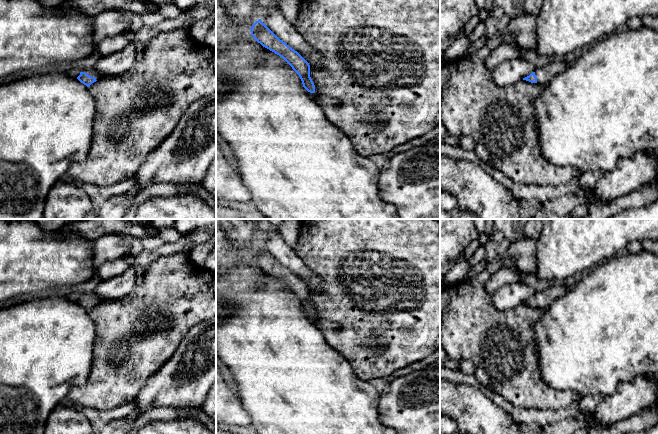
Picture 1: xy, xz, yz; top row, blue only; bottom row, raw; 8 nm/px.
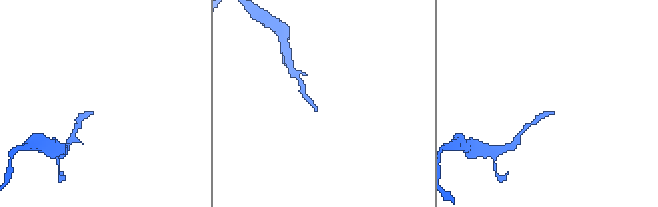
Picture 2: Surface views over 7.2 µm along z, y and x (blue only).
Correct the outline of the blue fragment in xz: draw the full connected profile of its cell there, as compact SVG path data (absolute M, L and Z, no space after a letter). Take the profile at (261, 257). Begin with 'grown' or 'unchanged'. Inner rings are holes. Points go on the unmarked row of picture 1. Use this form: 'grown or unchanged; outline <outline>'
grown; outline M256 245L251 253L251 259L263 271L282 281L299 299L303 311L311 317L311 322L318 326L315 309L310 301L309 287L294 273L280 264L262 245Z

